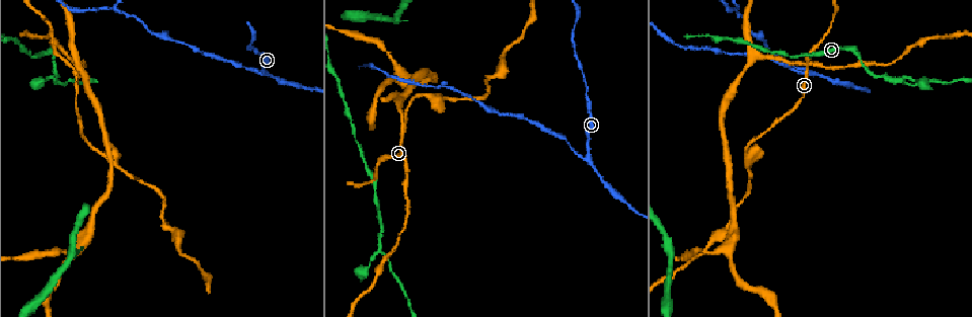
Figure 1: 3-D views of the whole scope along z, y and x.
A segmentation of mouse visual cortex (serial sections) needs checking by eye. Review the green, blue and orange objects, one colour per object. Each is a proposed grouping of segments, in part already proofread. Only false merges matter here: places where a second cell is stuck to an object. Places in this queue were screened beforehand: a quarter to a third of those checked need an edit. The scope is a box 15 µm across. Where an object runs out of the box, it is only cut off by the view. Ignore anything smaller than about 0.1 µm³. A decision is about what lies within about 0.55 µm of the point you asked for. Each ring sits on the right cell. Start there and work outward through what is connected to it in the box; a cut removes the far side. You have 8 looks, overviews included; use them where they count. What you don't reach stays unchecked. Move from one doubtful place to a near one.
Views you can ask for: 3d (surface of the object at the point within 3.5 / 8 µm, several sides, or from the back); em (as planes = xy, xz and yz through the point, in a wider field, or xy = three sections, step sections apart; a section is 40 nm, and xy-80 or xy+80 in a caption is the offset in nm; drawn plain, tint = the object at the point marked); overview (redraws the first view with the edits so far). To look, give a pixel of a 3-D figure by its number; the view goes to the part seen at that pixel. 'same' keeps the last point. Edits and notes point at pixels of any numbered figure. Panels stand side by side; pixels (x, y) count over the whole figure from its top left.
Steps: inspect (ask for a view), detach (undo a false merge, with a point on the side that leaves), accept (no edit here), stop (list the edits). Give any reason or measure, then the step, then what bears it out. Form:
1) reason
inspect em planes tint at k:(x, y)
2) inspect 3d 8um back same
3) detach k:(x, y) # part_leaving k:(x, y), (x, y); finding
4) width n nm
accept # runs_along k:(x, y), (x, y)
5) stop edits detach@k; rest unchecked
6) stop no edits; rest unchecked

arms part here
inspect 3d 3.5um at 1:(586, 157)

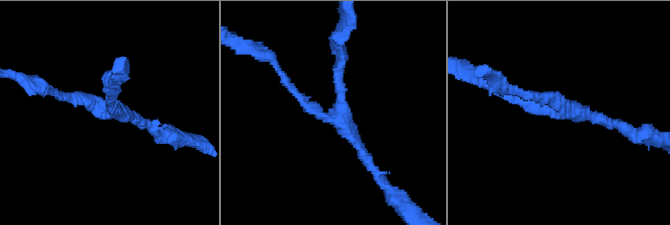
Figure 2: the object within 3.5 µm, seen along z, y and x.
arms 3; arm_widths 150, 150, 200 nm; shape alone is not enough
inspect em xy step 1 tint at 2:(552, 113)

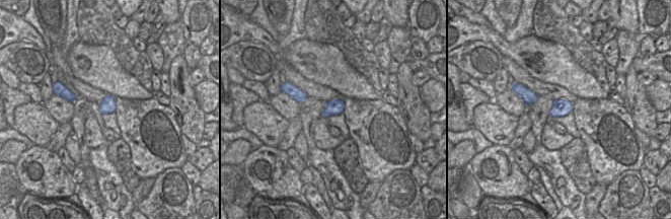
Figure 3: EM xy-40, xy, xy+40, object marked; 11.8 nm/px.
another direction
inspect em xy step 2 tint same

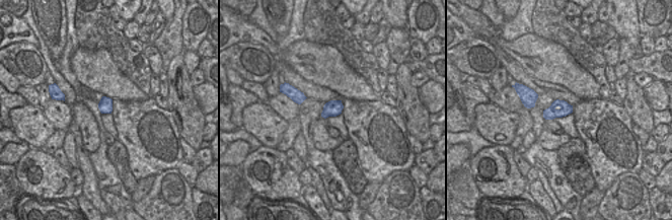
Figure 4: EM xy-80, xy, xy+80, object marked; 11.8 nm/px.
width 190 nm
accept # runs_along 2:(340, 48), (340, 107), (330, 116), (290, 87); all the same cell

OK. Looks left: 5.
calibre changes
inspect 3d 3.5um at 1:(102, 155)

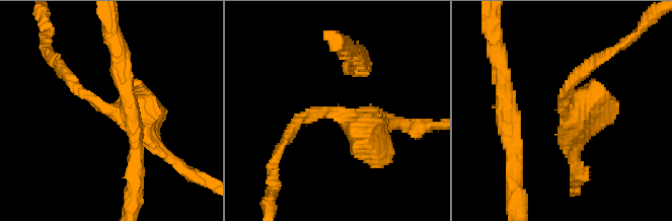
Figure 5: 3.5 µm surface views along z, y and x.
inspect em xy step 1 tint at 5:(107, 109)

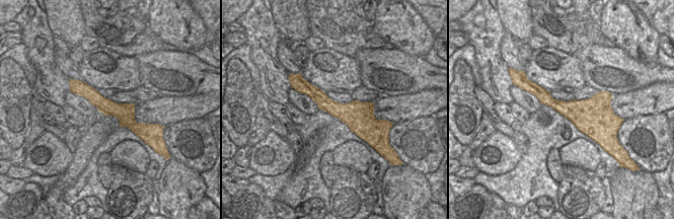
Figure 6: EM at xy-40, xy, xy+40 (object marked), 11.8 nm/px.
accept # runs_along 5:(58, 68), (158, 143); one cell here

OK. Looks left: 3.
three arms meet
inspect 3d 3.5um at 1:(121, 12)

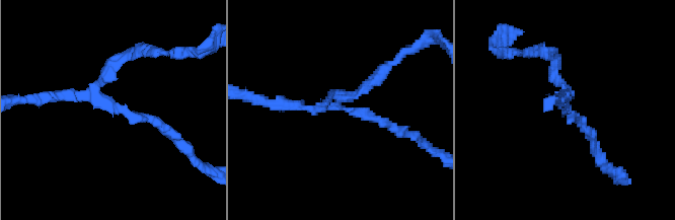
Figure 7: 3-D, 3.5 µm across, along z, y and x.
arms 3; arm_widths 150, 150, 150 nm
inspect em xy step 2 tint at 7:(565, 104)

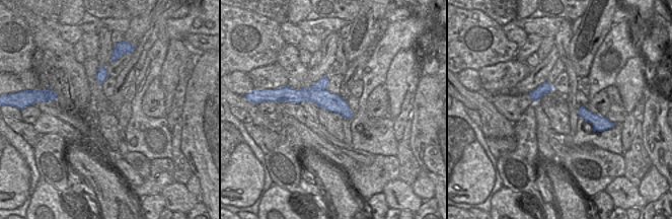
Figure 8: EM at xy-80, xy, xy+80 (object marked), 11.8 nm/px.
detach 7:(119, 58) # two cells meet here

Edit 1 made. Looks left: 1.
stop edits detach@7; rest unchecked

